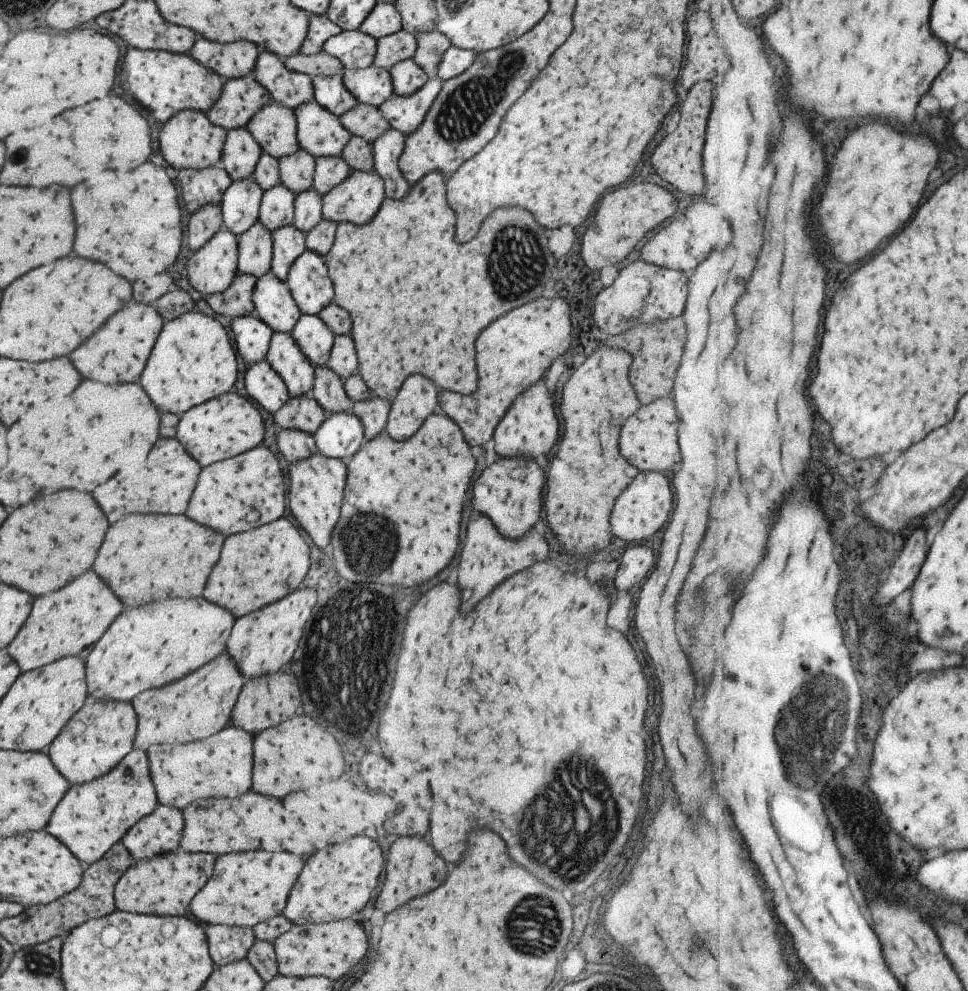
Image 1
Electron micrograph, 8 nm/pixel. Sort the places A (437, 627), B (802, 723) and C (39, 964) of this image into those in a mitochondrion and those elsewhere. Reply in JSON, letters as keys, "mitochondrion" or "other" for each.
{"A":"other","B":"mitochondrion","C":"mitochondrion"}

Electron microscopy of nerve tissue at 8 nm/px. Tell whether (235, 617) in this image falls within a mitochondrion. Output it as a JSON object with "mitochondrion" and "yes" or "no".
{"mitochondrion":"no"}

